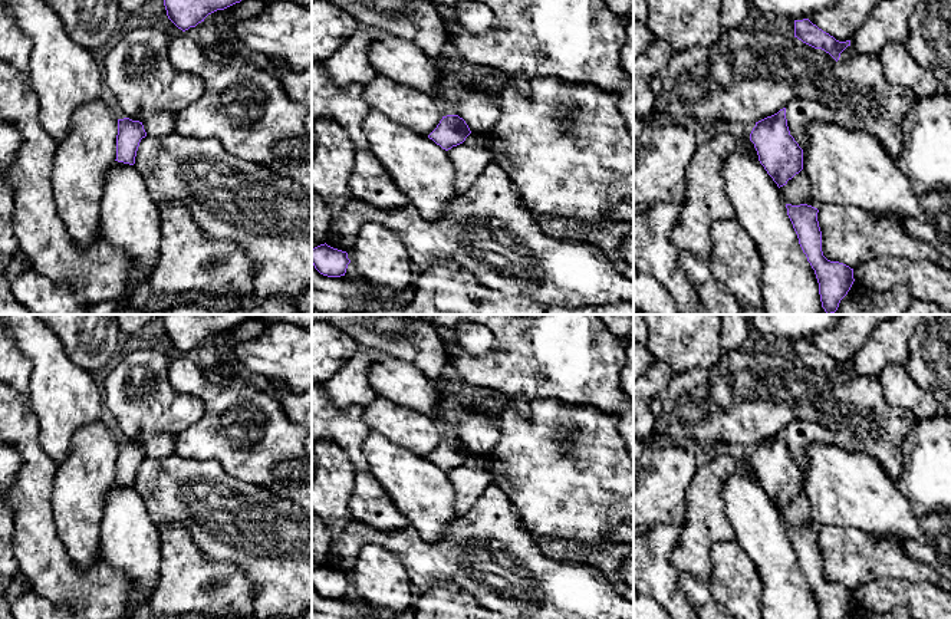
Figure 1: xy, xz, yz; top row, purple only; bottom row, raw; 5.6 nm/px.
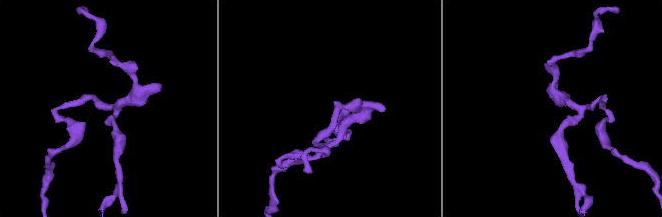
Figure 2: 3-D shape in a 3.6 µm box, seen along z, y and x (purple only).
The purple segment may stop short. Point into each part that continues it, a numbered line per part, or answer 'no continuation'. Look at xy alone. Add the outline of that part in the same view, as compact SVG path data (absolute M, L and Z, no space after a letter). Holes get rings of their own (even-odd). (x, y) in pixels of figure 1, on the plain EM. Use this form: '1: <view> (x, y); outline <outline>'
no continuation

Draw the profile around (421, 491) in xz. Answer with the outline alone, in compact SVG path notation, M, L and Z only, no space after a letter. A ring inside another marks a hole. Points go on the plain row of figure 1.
M369 431L363 444L369 471L385 488L396 508L428 543L442 539L460 516L455 493L445 471L428 458Z

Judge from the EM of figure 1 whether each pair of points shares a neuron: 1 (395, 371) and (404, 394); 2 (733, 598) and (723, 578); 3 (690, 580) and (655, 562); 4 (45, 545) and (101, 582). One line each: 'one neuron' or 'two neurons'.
1: one neuron
2: one neuron
3: two neurons
4: one neuron

